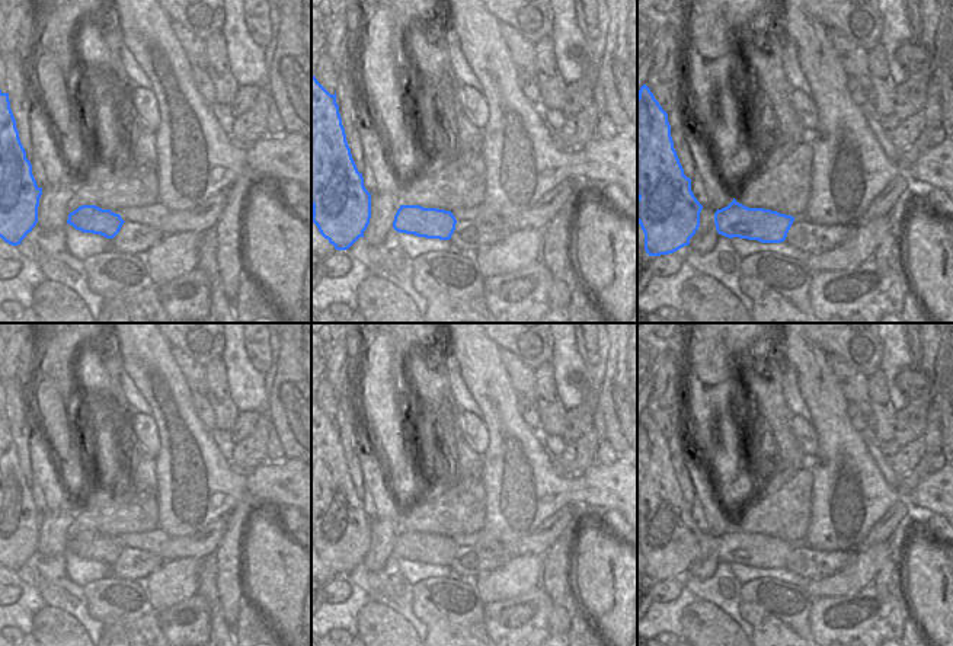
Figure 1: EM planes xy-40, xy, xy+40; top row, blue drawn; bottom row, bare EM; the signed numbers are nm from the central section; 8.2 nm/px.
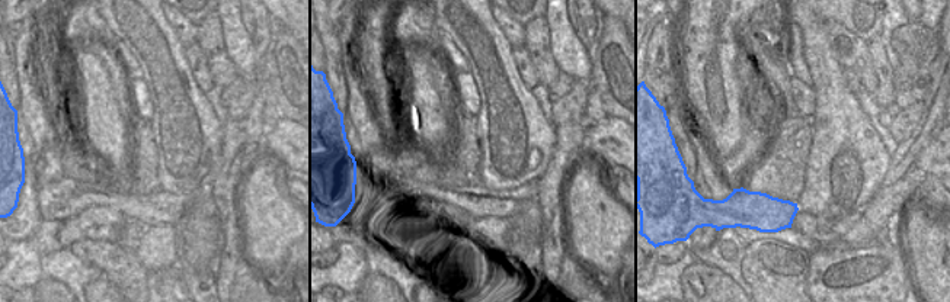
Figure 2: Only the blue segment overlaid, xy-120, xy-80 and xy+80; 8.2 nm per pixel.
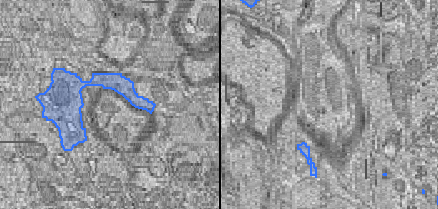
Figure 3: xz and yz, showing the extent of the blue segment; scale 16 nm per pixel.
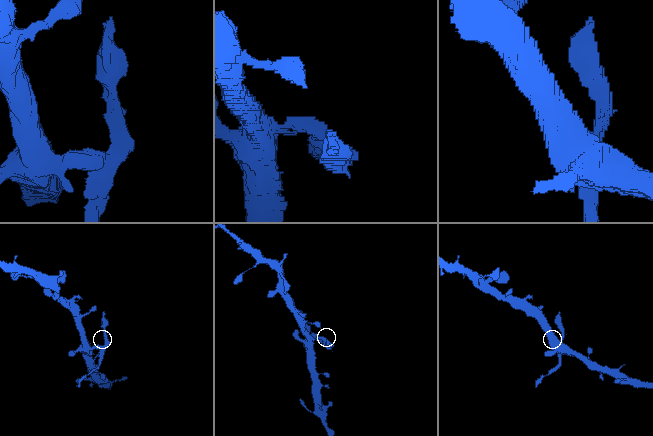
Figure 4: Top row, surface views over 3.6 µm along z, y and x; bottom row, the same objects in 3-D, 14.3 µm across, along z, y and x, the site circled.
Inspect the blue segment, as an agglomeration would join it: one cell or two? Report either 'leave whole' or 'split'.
split

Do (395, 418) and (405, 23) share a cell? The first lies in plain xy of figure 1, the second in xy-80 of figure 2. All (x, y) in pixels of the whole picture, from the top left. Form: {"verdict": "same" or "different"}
{"verdict": "different"}

